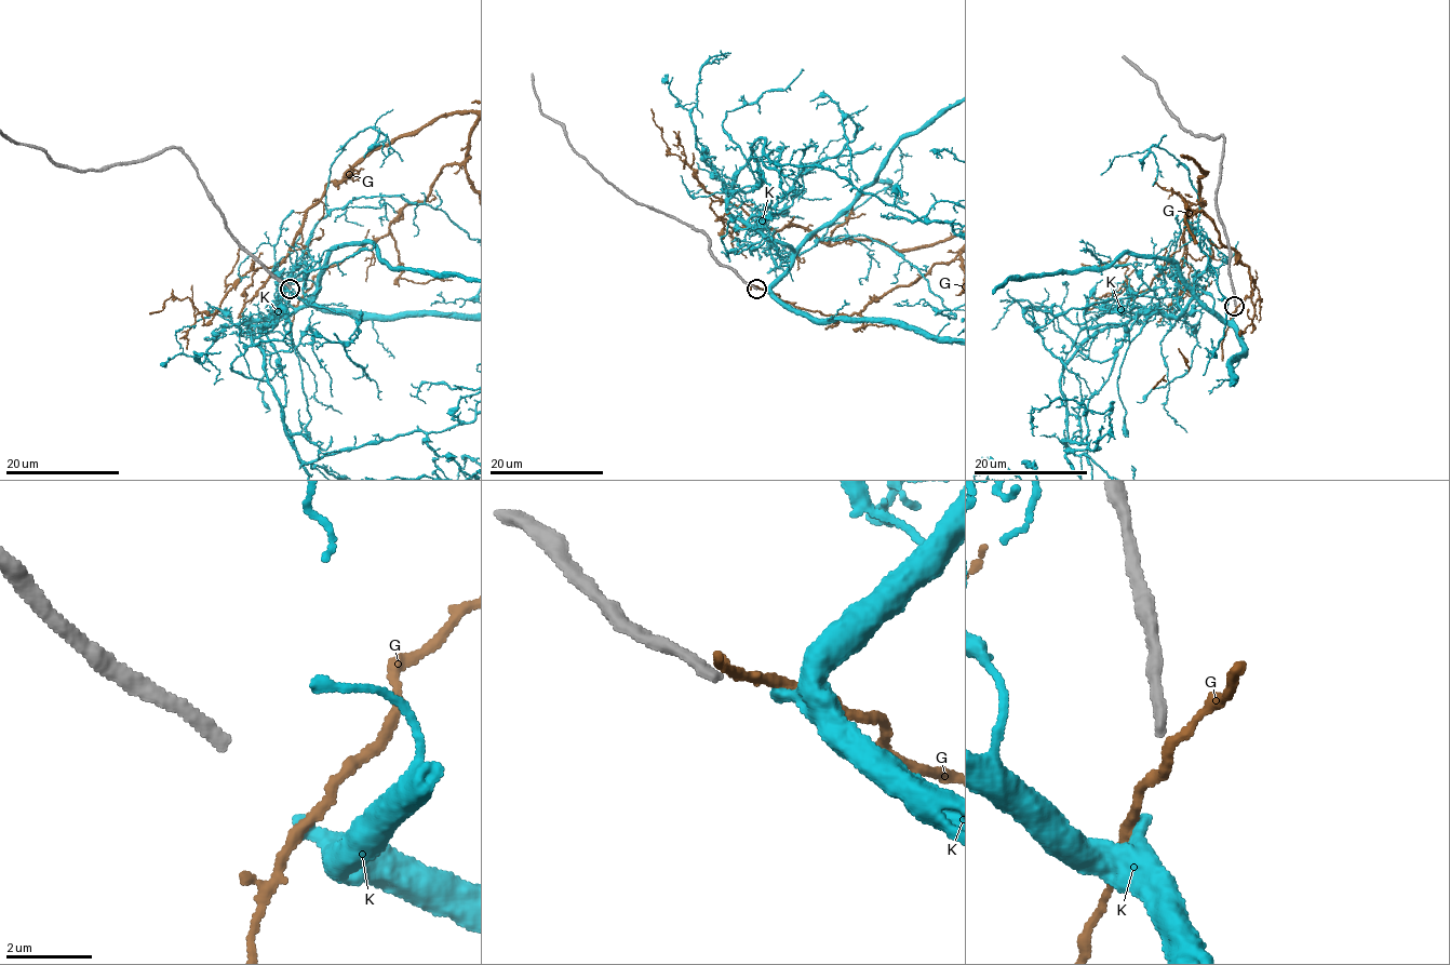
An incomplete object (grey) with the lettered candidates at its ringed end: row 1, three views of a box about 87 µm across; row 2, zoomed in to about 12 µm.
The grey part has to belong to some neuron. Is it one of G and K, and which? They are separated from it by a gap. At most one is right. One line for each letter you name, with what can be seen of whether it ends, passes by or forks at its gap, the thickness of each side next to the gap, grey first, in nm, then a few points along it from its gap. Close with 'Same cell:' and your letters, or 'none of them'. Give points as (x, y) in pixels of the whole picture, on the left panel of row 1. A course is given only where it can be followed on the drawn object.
K: It ends there. Thickness 320 nm (grey) against 280 nm
Same cell: K

